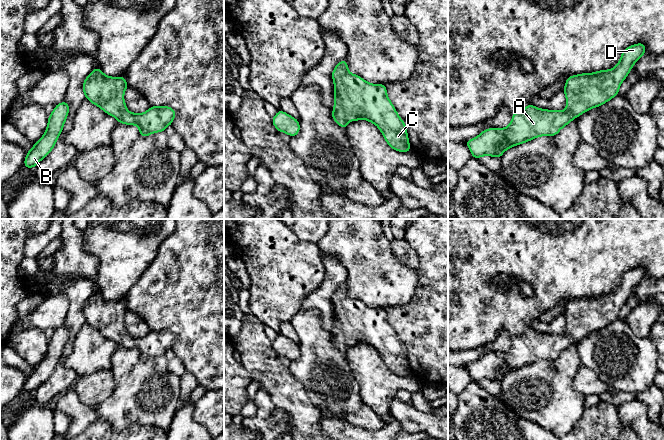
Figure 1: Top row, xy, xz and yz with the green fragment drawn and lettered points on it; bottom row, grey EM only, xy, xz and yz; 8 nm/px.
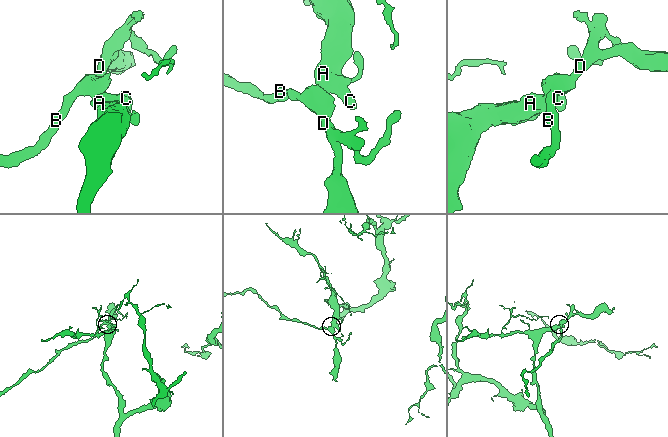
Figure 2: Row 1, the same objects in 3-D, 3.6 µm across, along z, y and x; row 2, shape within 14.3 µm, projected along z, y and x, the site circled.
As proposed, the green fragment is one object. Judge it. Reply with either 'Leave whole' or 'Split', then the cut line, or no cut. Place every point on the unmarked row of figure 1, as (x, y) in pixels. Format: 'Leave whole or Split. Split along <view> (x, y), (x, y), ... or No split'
Leave whole. No split

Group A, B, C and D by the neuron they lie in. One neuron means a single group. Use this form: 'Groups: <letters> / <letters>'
Groups: A B C D

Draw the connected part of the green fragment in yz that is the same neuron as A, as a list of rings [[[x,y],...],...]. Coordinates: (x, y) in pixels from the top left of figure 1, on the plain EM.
[[[643,267],[630,269],[614,292],[567,301],[563,312],[566,320],[564,335],[540,333],[528,328],[522,335],[512,338],[506,352],[488,352],[466,365],[472,382],[501,382],[513,370],[540,360],[556,360],[573,343],[617,320],[621,307],[645,278],[645,273]]]

